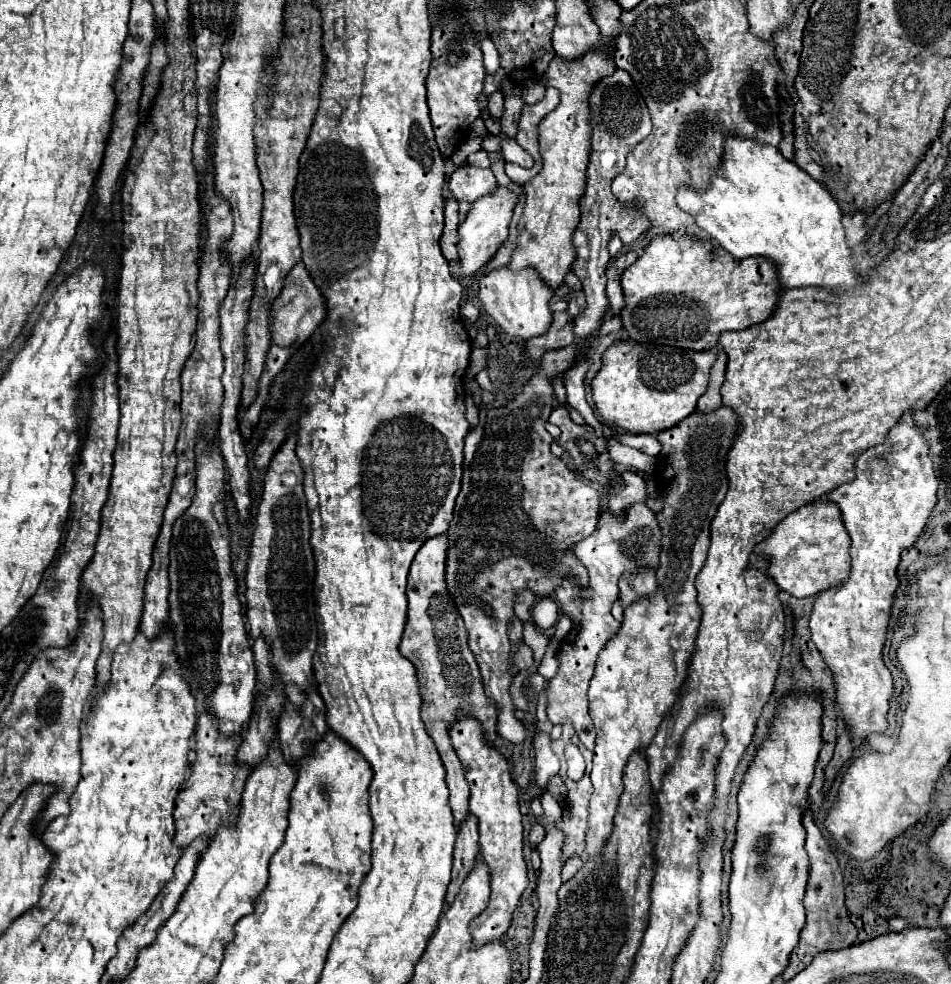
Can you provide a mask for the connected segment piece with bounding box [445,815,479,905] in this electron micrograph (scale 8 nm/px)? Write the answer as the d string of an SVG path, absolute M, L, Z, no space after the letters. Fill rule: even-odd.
M469 815L459 831L457 831L457 841L455 841L455 851L453 851L453 877L447 889L447 905L455 899L455 893L459 891L463 877L467 877L469 869L475 865L475 859L479 855L479 831L477 831L477 817Z

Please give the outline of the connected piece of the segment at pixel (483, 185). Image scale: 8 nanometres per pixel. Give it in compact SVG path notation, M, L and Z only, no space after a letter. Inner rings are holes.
M455 169L449 177L449 191L457 201L473 205L479 197L497 191L497 179L491 169Z

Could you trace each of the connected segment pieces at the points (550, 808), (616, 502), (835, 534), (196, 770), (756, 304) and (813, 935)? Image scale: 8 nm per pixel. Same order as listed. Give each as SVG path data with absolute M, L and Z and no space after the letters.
M543 793L540 801L547 821L557 821L562 817L562 808L559 802L549 793Z
M623 471L619 477L621 477L620 486L614 487L607 499L607 509L615 515L621 515L621 511L631 503L647 499L645 479L639 473Z
M819 499L815 503L809 503L795 513L787 515L771 533L769 539L755 545L755 553L769 557L767 561L767 575L777 583L781 591L787 591L793 597L813 597L819 591L829 589L829 585L837 585L845 581L849 575L849 535L843 527L843 521L839 517L839 509L825 499Z
M201 713L195 733L195 761L191 765L191 775L185 781L177 805L175 805L175 839L173 843L177 849L185 851L197 837L207 835L209 839L215 837L219 827L235 827L241 809L241 793L245 781L249 777L249 769L237 763L237 747L241 737L233 737L233 741L221 741L217 733L213 733L213 725L209 725L209 713Z
M655 237L639 261L627 267L621 275L621 287L625 295L625 307L621 309L623 329L633 343L653 343L653 345L673 345L691 351L709 351L717 345L717 337L725 331L741 331L755 323L765 321L775 303L781 287L773 281L773 269L767 261L751 257L737 261L731 253L691 237Z
M811 811L804 813L802 819L803 827L807 831L807 845L805 851L809 853L809 881L805 891L805 913L807 913L807 923L801 929L801 939L797 945L797 955L799 959L809 965L815 955L831 949L845 949L851 947L857 939L857 929L849 919L849 913L845 909L845 895L843 895L843 875L837 863L835 853L831 851L829 843L825 841L821 829L815 825Z

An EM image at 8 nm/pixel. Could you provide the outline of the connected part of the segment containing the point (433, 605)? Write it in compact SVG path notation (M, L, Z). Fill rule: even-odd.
M445 535L433 537L425 541L425 545L419 549L419 553L415 555L411 563L409 581L407 581L409 611L407 611L407 625L405 625L401 643L399 643L399 651L417 669L419 691L423 697L421 719L427 727L427 733L435 741L437 751L447 771L447 787L451 793L449 805L453 809L453 817L455 821L461 821L461 817L469 813L467 809L467 789L469 787L465 779L465 769L451 745L447 731L453 721L455 709L462 704L463 713L471 713L481 723L487 741L493 744L498 736L497 707L483 691L477 661L467 647L467 631L465 631L463 619L457 613L457 607L445 585L445 549L447 549L447 537ZM461 691L469 692L461 694Z

